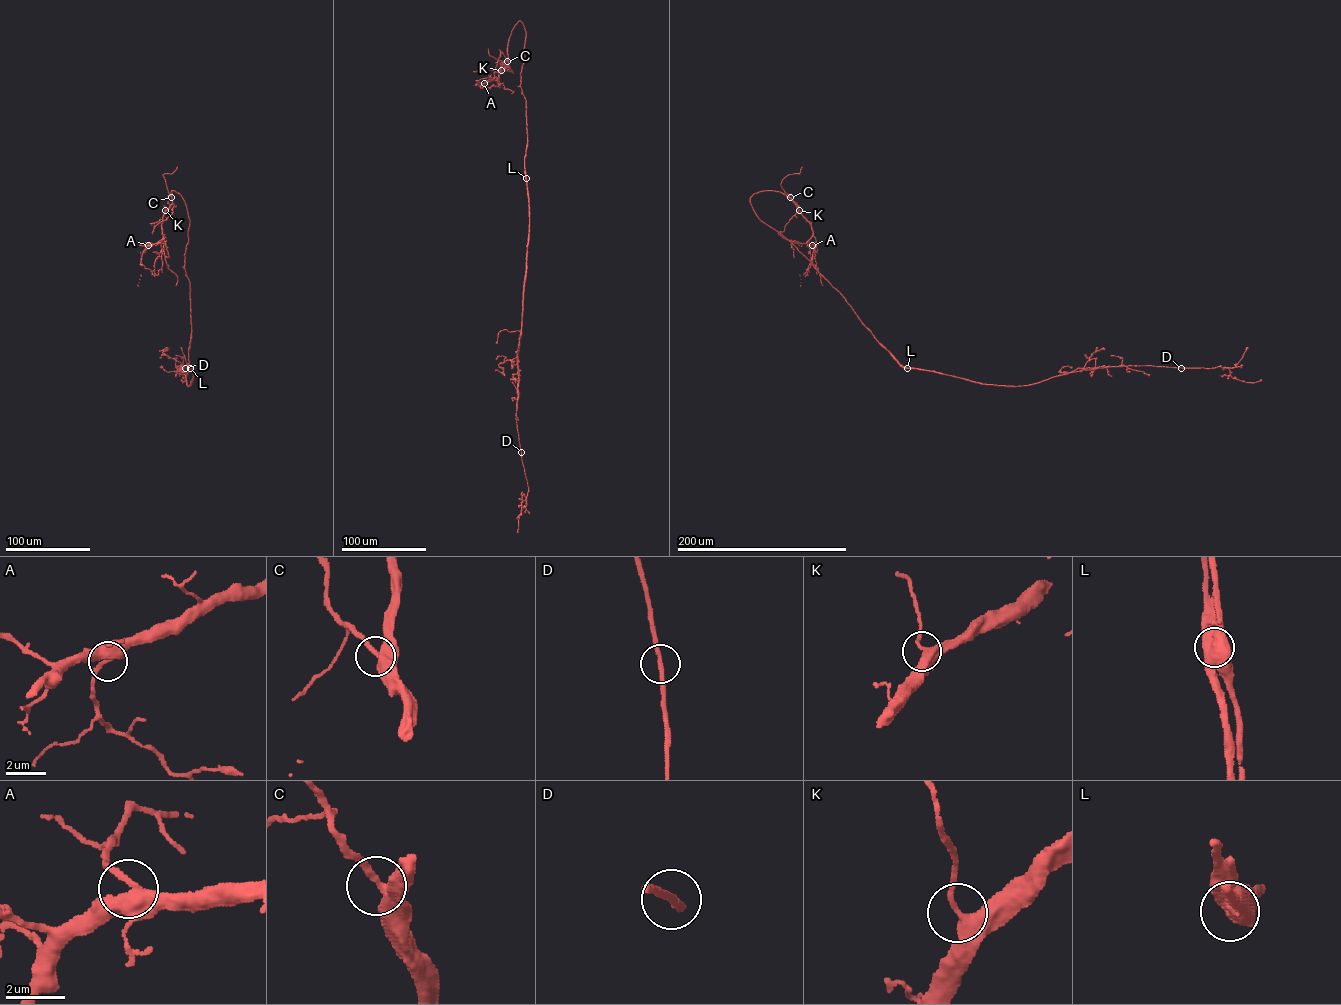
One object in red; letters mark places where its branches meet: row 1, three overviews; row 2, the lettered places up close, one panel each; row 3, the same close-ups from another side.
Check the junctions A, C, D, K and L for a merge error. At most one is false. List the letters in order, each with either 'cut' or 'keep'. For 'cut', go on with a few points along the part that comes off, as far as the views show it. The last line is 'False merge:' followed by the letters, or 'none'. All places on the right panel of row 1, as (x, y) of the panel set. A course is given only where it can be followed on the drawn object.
A: keep
C: keep
D: keep
K: keep
L: cut | (907, 368), (1008, 386), (1039, 383), (1082, 370), (1132, 365), (1221, 366), (1245, 382), (1261, 380)
False merge: L

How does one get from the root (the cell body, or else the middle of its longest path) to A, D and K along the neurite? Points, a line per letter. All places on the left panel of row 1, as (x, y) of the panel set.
A: (188, 357), (190, 282), (184, 266), (190, 220), (184, 200), (175, 191), (163, 218), (163, 238), (148, 245)
D: (188, 357), (193, 374), (189, 386), (180, 365), (185, 368)
K: (188, 357), (190, 282), (184, 266), (190, 220), (184, 200), (175, 191), (171, 191), (172, 204), (165, 210)

